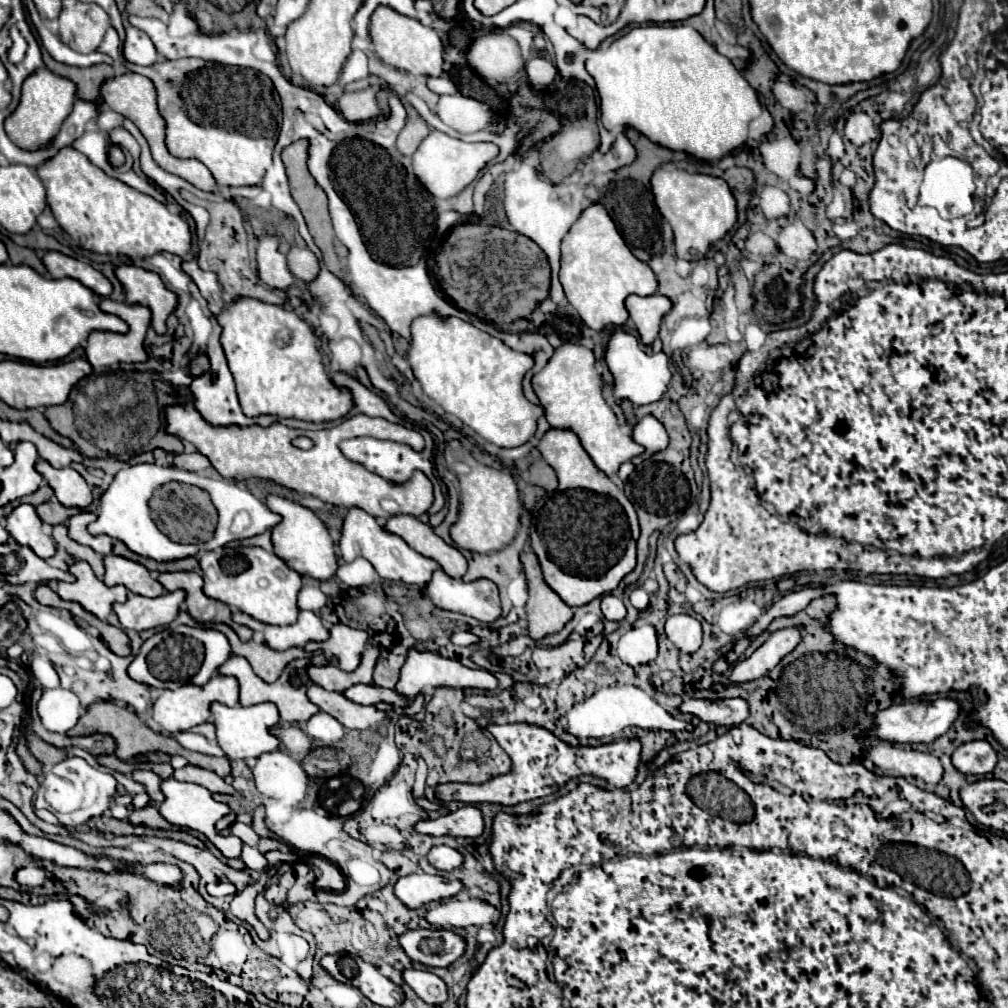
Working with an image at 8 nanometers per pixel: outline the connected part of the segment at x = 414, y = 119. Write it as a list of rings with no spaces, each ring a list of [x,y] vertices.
[[[406,102],[406,110],[408,110],[408,120],[398,136],[398,150],[404,156],[412,156],[416,152],[416,148],[420,146],[420,142],[430,134],[430,128],[408,102]]]

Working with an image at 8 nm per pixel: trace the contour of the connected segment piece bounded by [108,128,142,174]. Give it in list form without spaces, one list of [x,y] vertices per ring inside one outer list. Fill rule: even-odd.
[[[114,128],[114,130],[110,130],[110,132],[108,132],[108,138],[110,138],[110,142],[112,142],[112,144],[118,144],[118,146],[126,148],[126,150],[132,154],[132,158],[134,158],[134,170],[136,170],[138,174],[142,174],[142,172],[140,172],[140,168],[138,168],[140,146],[138,146],[138,142],[134,140],[134,136],[132,136],[126,128]]]

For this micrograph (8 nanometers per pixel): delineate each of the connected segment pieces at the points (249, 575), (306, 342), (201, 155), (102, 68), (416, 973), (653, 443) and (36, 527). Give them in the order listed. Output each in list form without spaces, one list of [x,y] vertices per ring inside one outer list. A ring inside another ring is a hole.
[[[258,546],[254,548],[236,548],[236,550],[224,550],[224,552],[206,552],[200,558],[200,568],[202,568],[202,578],[204,578],[204,592],[206,596],[220,600],[228,606],[236,606],[240,612],[266,622],[266,624],[276,624],[276,626],[290,626],[298,618],[298,606],[296,606],[296,596],[302,586],[300,574],[288,568],[276,554],[266,552]],[[242,556],[248,562],[248,568],[244,568],[240,574],[226,574],[220,566],[220,558],[234,558]],[[276,570],[284,572],[280,578]]]
[[[238,298],[230,306],[222,308],[216,320],[222,326],[220,342],[228,368],[234,374],[238,400],[246,416],[256,418],[272,414],[306,422],[328,422],[348,414],[352,408],[350,392],[330,384],[322,364],[322,354],[316,346],[314,330],[292,310],[270,306],[254,298]],[[280,328],[290,328],[294,332],[292,344],[286,348],[274,344],[274,334]]]
[[[202,58],[164,60],[154,66],[134,66],[124,62],[132,72],[148,76],[158,92],[158,108],[166,120],[166,146],[176,158],[196,158],[214,176],[218,186],[256,186],[262,182],[264,172],[272,164],[272,150],[278,136],[280,96],[272,80],[252,68],[224,66]]]
[[[42,50],[42,58],[44,58],[44,64],[46,64],[48,70],[52,70],[58,76],[70,78],[78,86],[78,98],[84,98],[84,100],[98,98],[98,86],[106,78],[114,76],[114,68],[110,64],[96,64],[96,66],[90,66],[90,68],[76,68],[76,66],[56,62],[46,50]]]
[[[404,970],[404,982],[426,1002],[426,1004],[442,1004],[446,1002],[446,984],[442,978],[428,970]]]
[[[644,416],[642,420],[638,420],[638,424],[634,426],[634,432],[632,432],[632,438],[646,448],[644,454],[632,459],[636,468],[639,468],[645,460],[654,456],[656,452],[666,448],[666,444],[668,444],[668,434],[666,434],[662,422],[656,420],[654,416]]]
[[[20,504],[6,518],[8,534],[22,546],[28,546],[36,556],[48,560],[56,554],[54,538],[44,530],[42,520],[38,518],[34,506]]]

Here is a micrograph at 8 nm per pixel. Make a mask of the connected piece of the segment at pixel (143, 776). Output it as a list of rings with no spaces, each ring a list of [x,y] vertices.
[[[136,770],[136,772],[132,772],[132,780],[138,782],[138,784],[142,784],[142,786],[146,788],[148,796],[150,796],[154,802],[162,802],[162,800],[164,800],[164,796],[162,796],[162,792],[160,792],[160,782],[162,782],[162,778],[160,778],[158,774],[154,774],[152,770]]]

